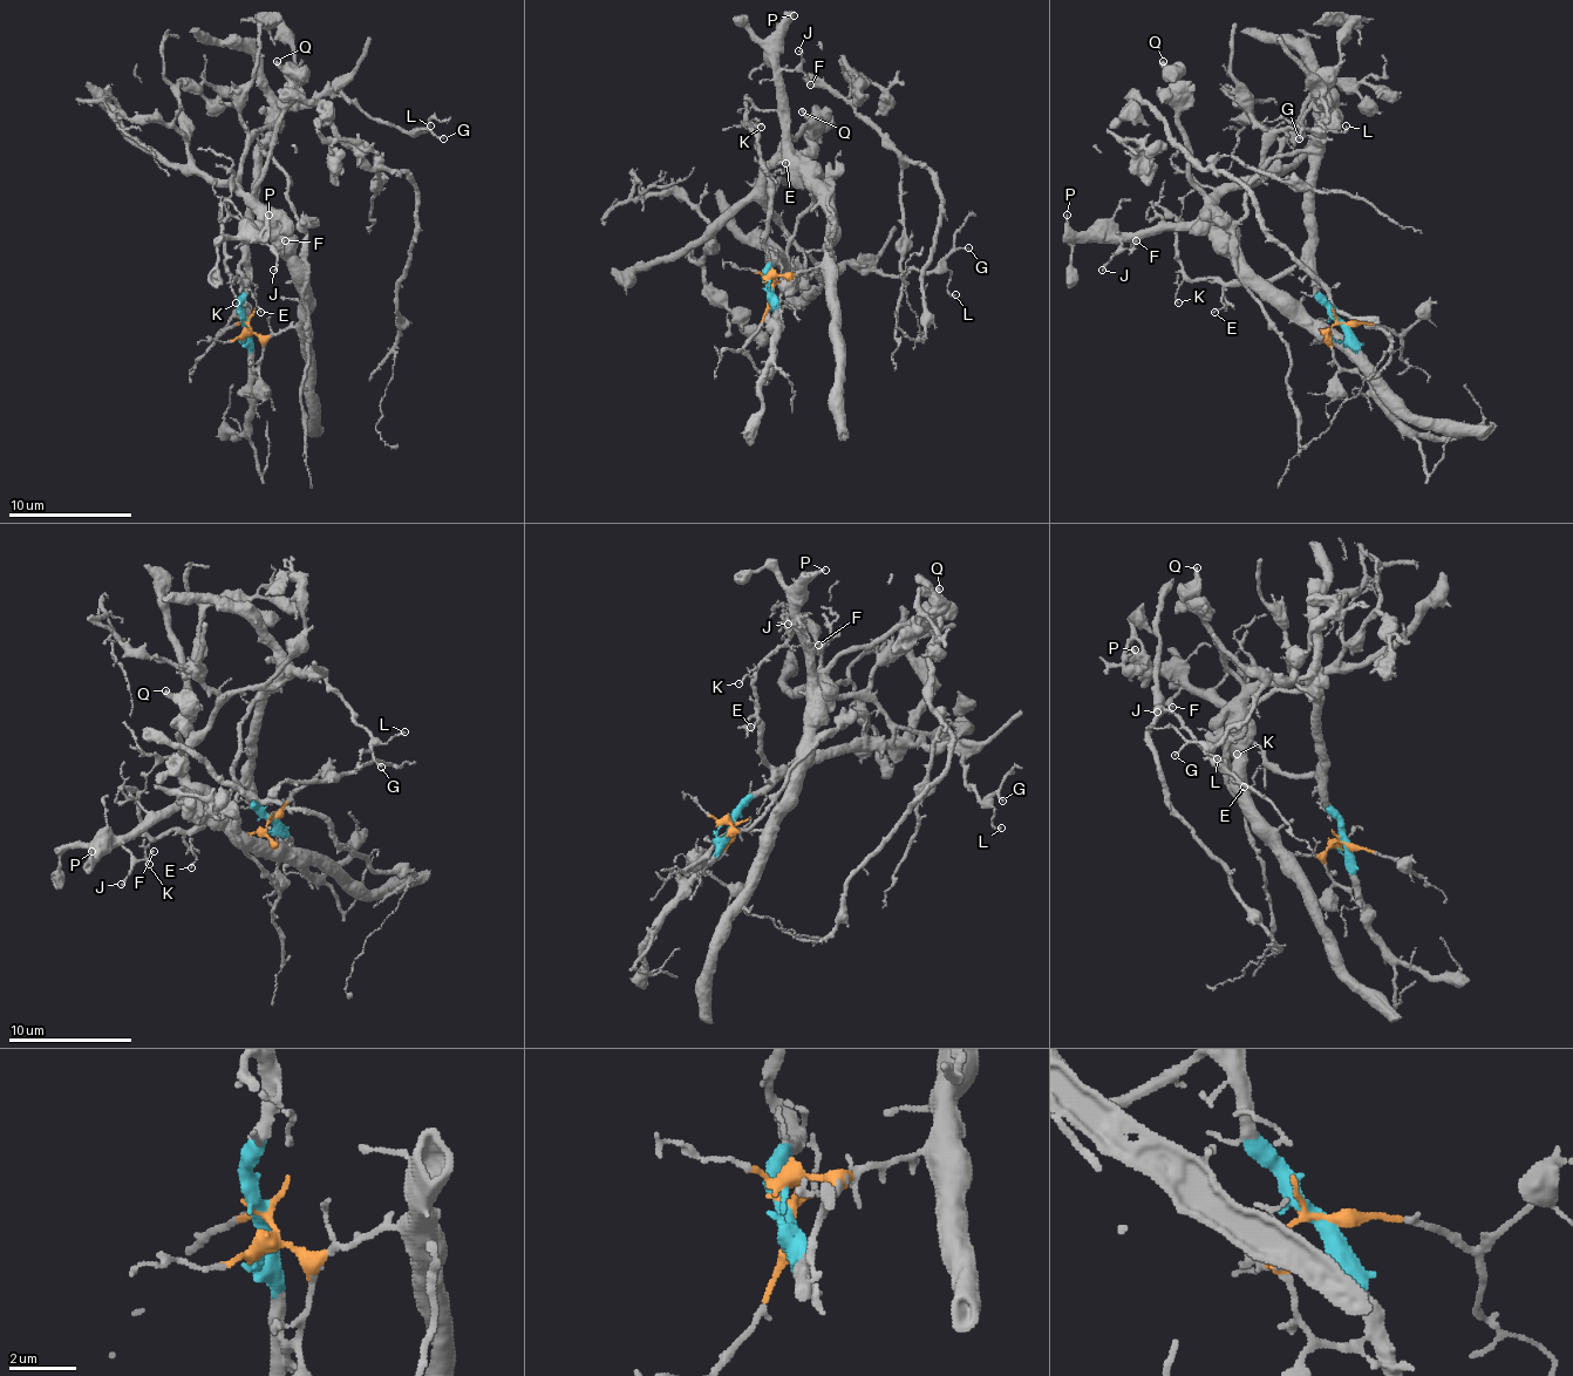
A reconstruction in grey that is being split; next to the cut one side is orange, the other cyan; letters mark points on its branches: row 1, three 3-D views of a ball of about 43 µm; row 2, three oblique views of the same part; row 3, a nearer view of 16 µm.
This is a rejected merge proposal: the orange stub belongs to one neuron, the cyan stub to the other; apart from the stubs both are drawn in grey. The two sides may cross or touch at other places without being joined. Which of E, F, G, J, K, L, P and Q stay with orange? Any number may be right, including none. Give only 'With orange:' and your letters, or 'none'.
With orange: F, J, P, Q

